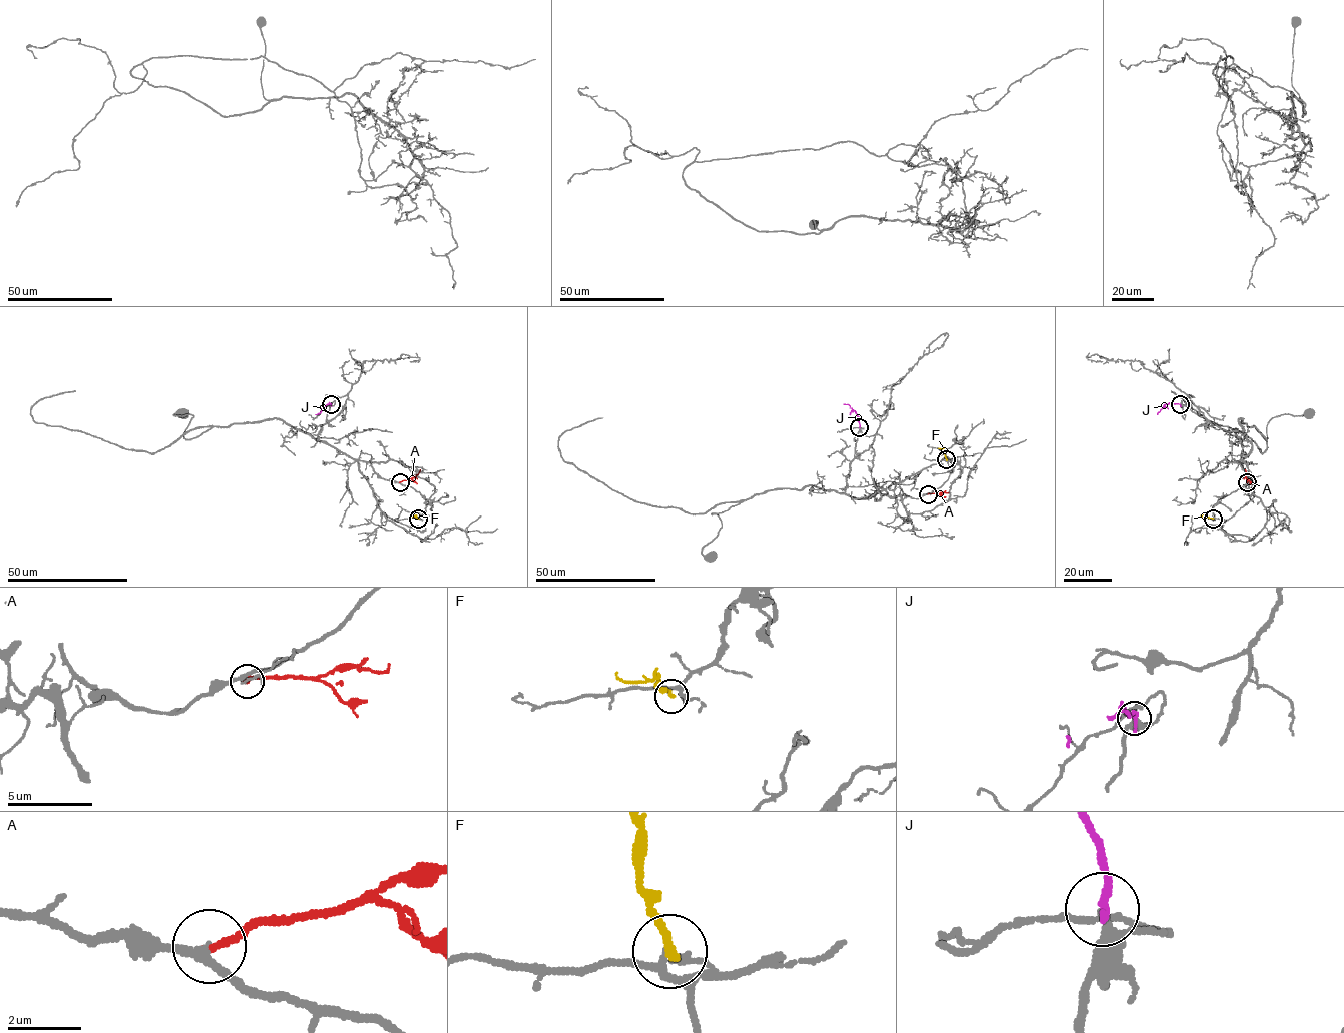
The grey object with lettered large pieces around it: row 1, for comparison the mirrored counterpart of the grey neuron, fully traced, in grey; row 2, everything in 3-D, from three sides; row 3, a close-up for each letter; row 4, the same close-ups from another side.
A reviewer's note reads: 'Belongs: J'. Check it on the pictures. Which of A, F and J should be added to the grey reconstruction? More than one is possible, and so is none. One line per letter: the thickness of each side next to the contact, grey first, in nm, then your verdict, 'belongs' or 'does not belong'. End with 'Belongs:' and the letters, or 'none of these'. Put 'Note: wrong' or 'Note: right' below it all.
A: 200 nm thick on the grey side, 240 nm on the other; does not belong
F: 160 nm thick on the grey side, 240 nm on the other; does not belong
J: 190 nm thick on the grey side, 240 nm on the other; belongs
Belongs: J
Note: right

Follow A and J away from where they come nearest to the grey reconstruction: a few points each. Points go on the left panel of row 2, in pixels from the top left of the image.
A: (399, 482), (413, 478), (420, 469)
J: (331, 404), (315, 414)

